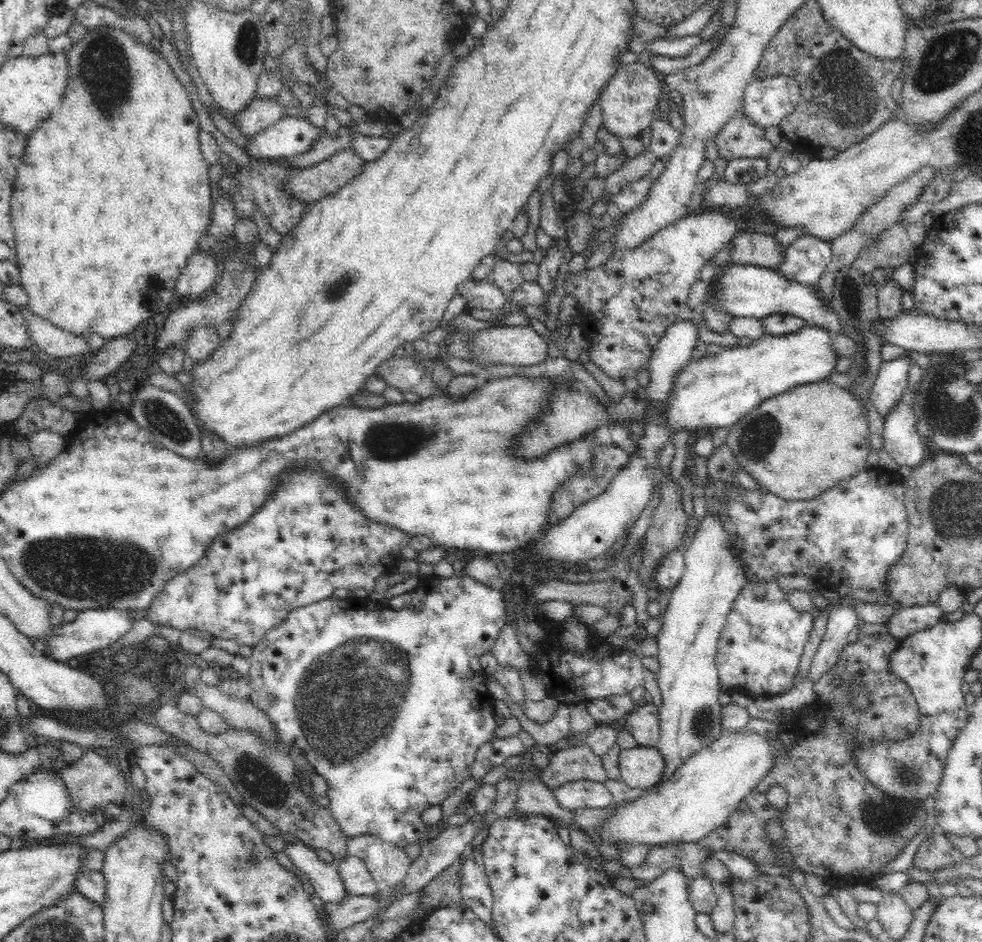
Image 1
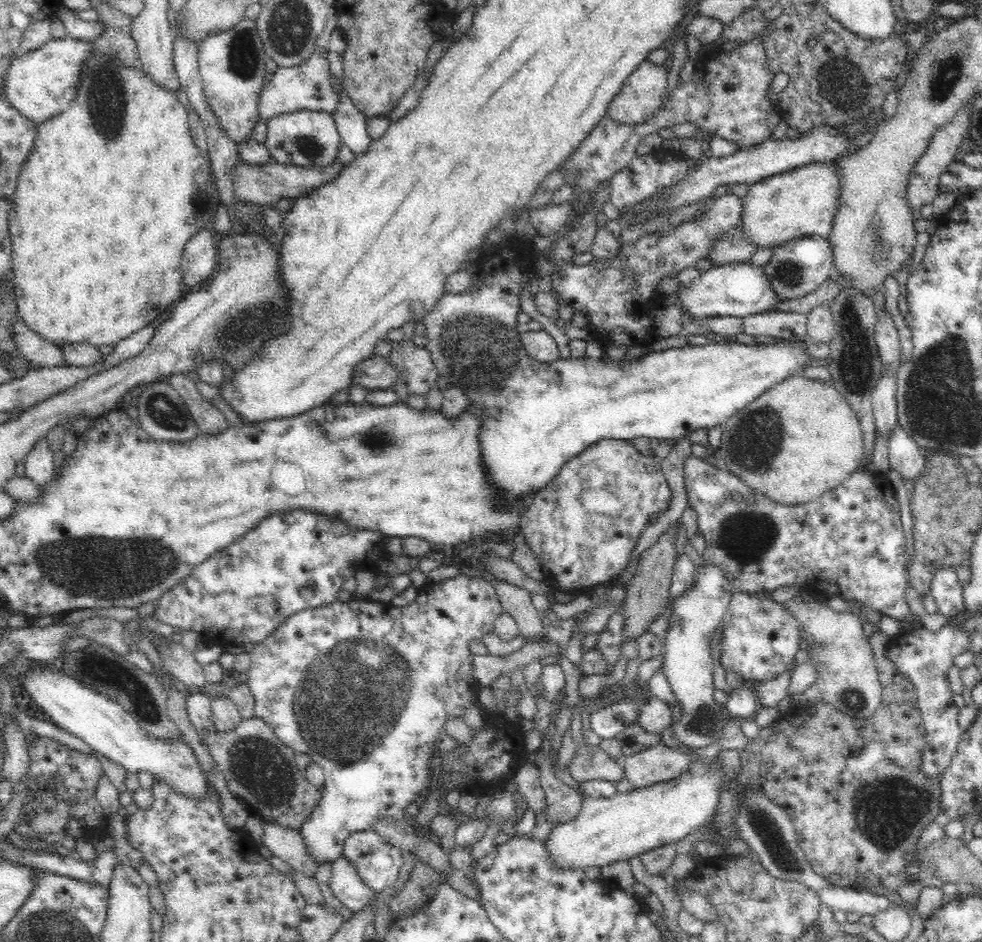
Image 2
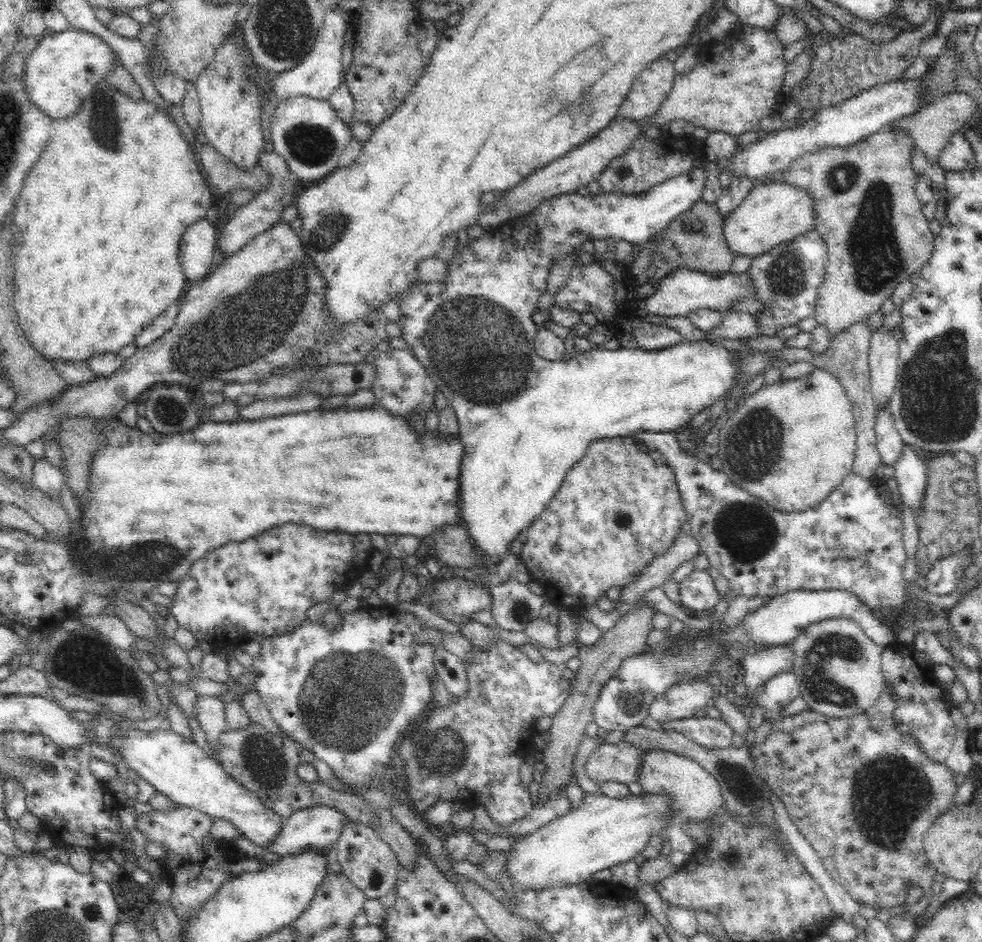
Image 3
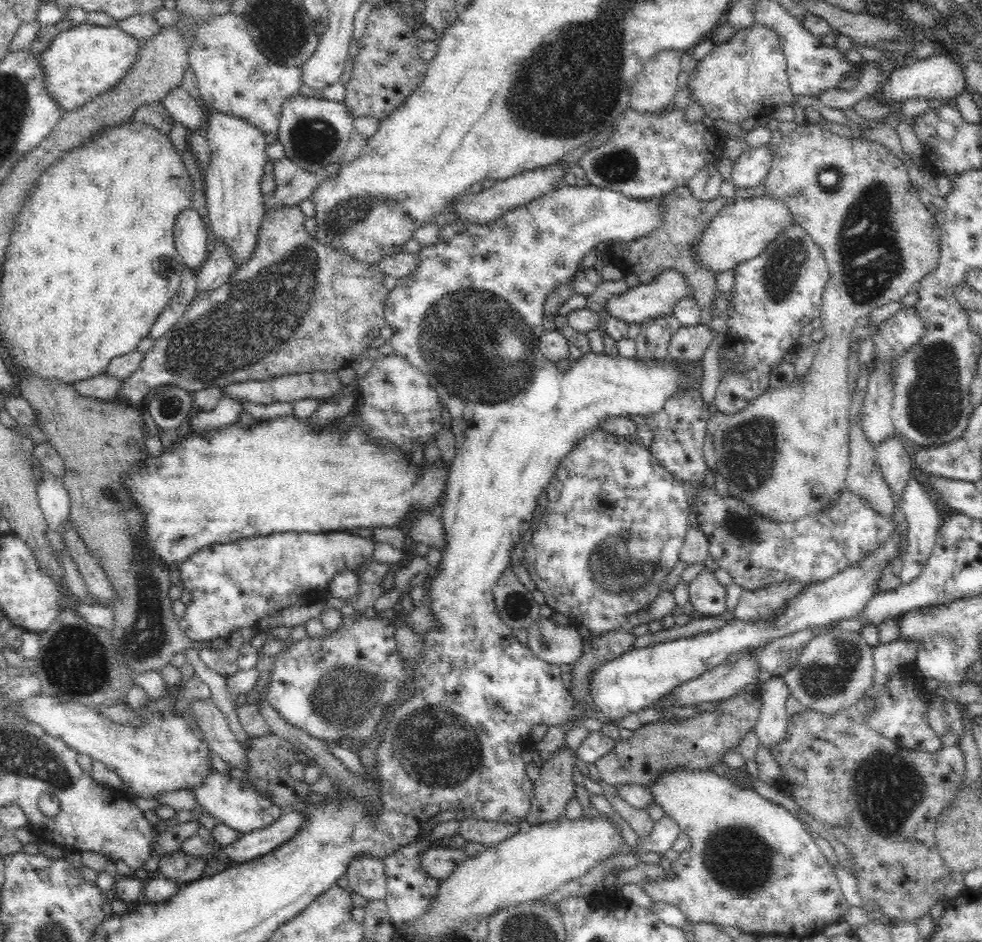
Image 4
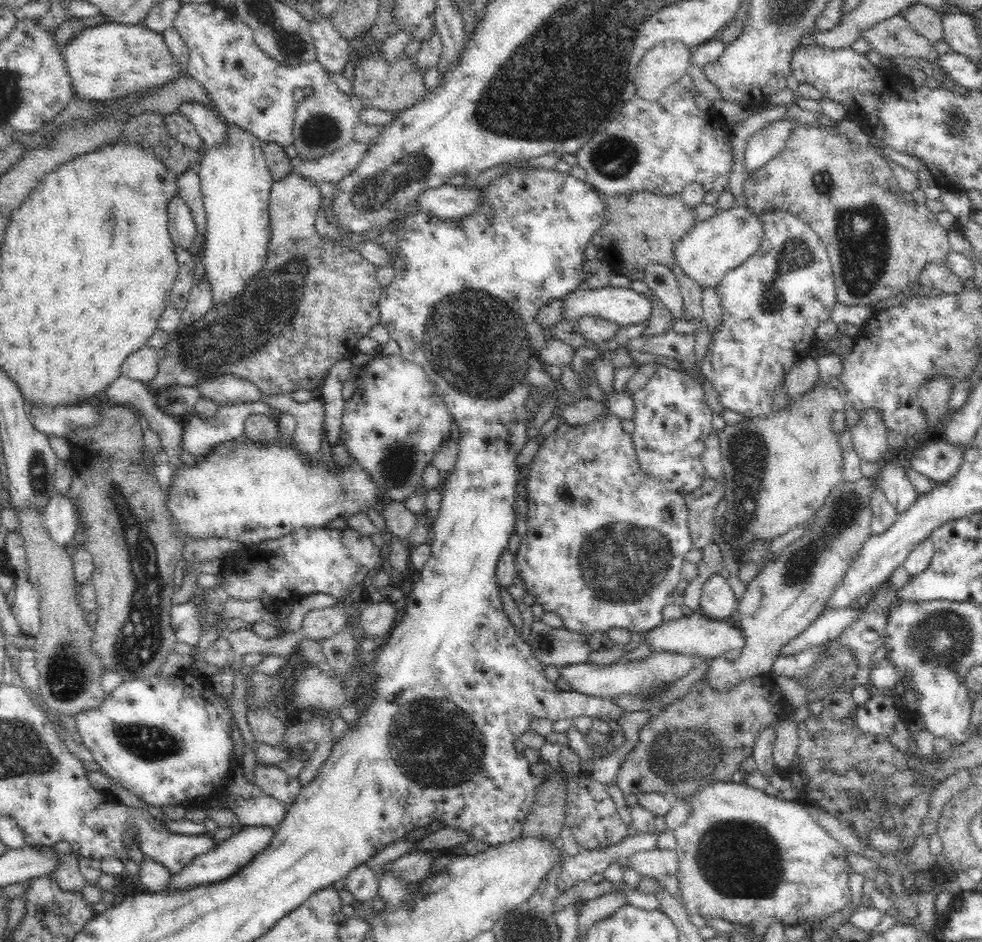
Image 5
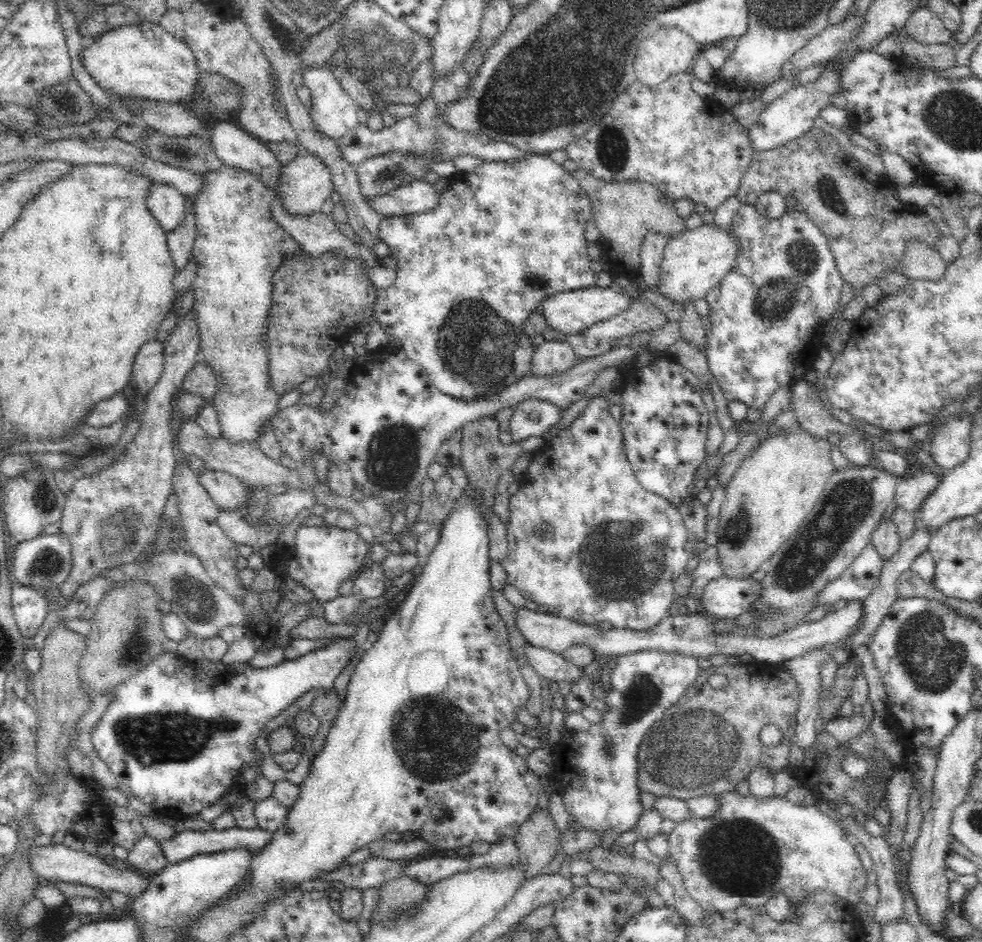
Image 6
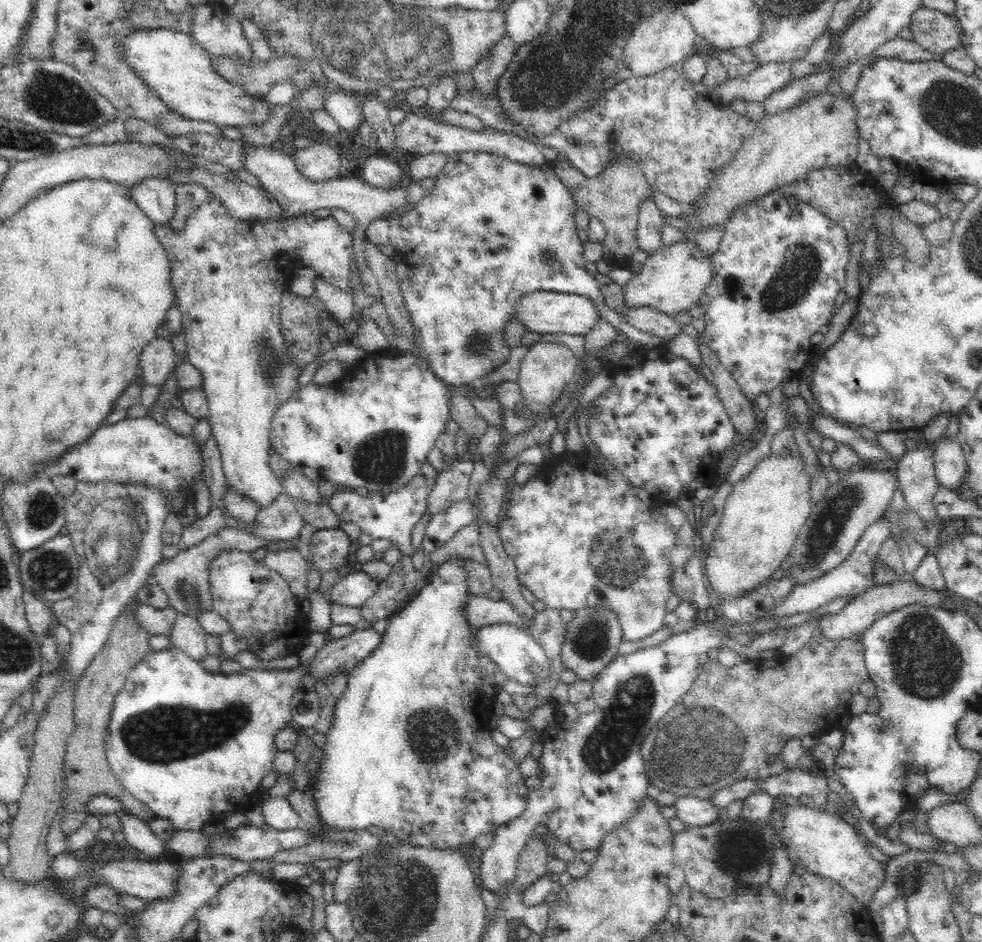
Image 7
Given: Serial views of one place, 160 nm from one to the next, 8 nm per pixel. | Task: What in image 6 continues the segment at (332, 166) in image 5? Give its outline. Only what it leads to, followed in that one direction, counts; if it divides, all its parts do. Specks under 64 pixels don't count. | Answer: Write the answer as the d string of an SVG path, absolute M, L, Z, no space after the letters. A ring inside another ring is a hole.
M430 96L424 97L424 102L421 102L413 116L398 120L392 128L383 127L378 132L372 132L366 126L356 126L342 140L337 141L340 155L353 166L358 166L362 162L379 155L401 154L402 152L415 154L433 152L434 157L440 159L440 161L454 160L459 154L473 154L485 161L495 162L512 161L527 156L528 152L524 152L516 146L509 146L506 142L493 142L490 138L485 138L484 134L463 134L453 130L436 117L437 105L434 103L435 100L432 100Z

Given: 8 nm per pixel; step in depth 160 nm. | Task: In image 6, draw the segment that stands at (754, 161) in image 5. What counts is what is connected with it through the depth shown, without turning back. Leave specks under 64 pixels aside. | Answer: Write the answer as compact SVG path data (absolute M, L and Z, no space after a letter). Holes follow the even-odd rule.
M828 67L814 83L804 86L797 84L782 98L774 100L772 104L765 106L759 120L749 129L749 140L754 152L776 150L780 146L786 146L788 142L800 138L808 133L813 127L819 111L829 107L831 97L838 92L840 86L840 75L832 67Z

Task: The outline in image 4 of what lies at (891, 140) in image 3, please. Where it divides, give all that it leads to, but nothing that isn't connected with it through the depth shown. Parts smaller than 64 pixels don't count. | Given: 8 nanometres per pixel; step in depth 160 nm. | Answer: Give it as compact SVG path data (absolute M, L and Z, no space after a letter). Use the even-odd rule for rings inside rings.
M806 122L800 128L796 128L794 132L790 132L787 136L782 137L782 143L775 154L769 174L761 184L761 186L764 186L763 194L779 198L782 202L785 202L788 210L791 211L794 222L801 225L801 228L812 237L823 251L829 268L828 282L824 284L820 300L819 316L820 329L824 332L825 337L815 345L814 362L805 376L796 378L790 386L782 386L780 388L769 387L760 396L750 400L740 412L726 415L723 423L713 433L713 441L715 442L715 453L717 454L717 466L719 466L720 472L727 482L729 494L734 498L747 502L748 507L752 507L764 518L771 518L778 522L794 522L806 514L812 514L816 510L824 509L828 506L834 494L837 494L842 488L847 488L845 480L849 467L849 432L851 427L849 412L853 395L853 392L850 392L848 387L848 354L850 354L848 348L850 348L850 342L852 341L853 330L867 319L874 308L880 308L886 302L899 301L908 294L909 290L916 287L920 282L920 278L936 268L938 256L940 256L941 228L926 209L926 205L922 204L918 196L919 190L914 188L912 184L912 178L916 173L913 173L910 168L905 166L904 160L876 141L842 138L842 136L836 136L836 134L826 132L826 130L822 130L818 126L811 126Z

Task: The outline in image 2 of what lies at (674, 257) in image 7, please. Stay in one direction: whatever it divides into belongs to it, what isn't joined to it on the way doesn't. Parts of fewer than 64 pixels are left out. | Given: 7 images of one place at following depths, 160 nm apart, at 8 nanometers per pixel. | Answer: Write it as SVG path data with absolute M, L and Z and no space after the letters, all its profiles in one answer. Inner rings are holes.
M834 162L806 164L754 183L743 199L740 228L758 247L778 247L800 237L829 239L839 209L841 183Z

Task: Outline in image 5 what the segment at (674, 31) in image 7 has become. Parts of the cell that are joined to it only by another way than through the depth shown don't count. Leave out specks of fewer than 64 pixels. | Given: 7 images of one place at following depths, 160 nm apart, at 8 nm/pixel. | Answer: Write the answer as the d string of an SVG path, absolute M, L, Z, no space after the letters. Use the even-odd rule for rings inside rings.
M666 41L647 50L637 66L635 96L646 102L664 97L665 90L684 76L691 62L691 48L680 41Z

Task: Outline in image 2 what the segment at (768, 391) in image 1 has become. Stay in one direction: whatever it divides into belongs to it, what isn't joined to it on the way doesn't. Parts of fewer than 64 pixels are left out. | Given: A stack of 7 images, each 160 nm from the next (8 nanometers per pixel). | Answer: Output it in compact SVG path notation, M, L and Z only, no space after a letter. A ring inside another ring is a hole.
M515 236L512 239L506 239L501 244L497 244L495 249L491 251L484 250L476 260L477 269L475 277L477 278L477 287L471 293L450 294L446 293L437 302L436 306L429 310L425 317L420 321L423 334L427 338L426 348L430 351L432 360L436 360L437 372L448 375L448 381L453 382L456 386L461 386L465 390L465 395L474 406L477 406L483 414L481 422L481 431L479 439L481 442L482 458L487 468L487 474L491 478L491 482L495 484L501 502L516 502L518 498L524 500L529 498L533 500L533 496L542 490L558 474L564 462L574 458L580 454L582 450L586 450L592 443L598 442L604 438L614 440L631 440L640 436L646 438L660 438L662 440L670 440L686 437L690 432L698 429L709 429L715 426L723 426L723 424L733 417L740 409L743 409L749 402L755 401L761 394L770 390L773 386L780 385L786 382L788 378L801 376L803 368L811 365L810 361L814 358L809 358L807 355L807 342L810 341L807 337L800 340L779 339L773 344L756 343L756 344L740 344L740 343L715 343L706 346L687 345L683 348L668 348L662 352L647 350L642 353L640 358L635 358L629 363L620 363L619 361L604 362L600 359L592 359L589 357L572 358L568 357L563 361L552 363L539 363L538 361L528 357L526 351L522 349L522 343L518 339L518 331L522 328L516 327L516 314L520 312L520 303L518 303L518 292L522 286L527 286L530 276L532 276L531 263L536 260L529 251L529 245L532 241L522 237Z

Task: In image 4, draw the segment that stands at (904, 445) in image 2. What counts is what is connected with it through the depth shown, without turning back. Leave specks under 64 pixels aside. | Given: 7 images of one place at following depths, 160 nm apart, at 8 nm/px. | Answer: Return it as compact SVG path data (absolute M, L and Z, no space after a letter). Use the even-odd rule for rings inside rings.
M910 473L910 478L904 486L904 492L901 496L901 507L908 523L908 548L904 554L904 565L899 575L901 585L908 585L912 580L918 578L927 565L928 558L930 558L932 548L936 542L938 534L938 511L936 511L935 504L930 499L930 494L926 491L924 485L921 484L920 479L914 474Z

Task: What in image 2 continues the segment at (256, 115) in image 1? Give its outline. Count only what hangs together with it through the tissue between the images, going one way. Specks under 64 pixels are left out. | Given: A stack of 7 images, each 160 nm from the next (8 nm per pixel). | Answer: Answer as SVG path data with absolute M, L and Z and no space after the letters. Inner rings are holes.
M314 51L307 61L298 66L278 67L272 75L272 80L264 84L258 99L259 121L268 121L270 117L292 114L298 110L326 112L333 116L338 108L339 97L334 94L328 75L326 53Z

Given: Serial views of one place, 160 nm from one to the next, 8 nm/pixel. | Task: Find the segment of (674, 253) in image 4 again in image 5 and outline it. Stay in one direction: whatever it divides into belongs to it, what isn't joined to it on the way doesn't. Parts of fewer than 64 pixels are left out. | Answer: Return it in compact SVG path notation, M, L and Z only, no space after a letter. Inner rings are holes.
M637 192L609 197L603 195L603 199L607 202L607 221L598 230L596 243L599 251L604 252L603 258L609 263L610 270L615 274L625 275L630 280L644 280L645 268L649 264L656 263L668 267L679 282L679 288L684 299L685 318L702 319L702 291L704 287L684 274L684 271L676 264L674 254L674 250L684 234L687 234L698 222L695 207L686 206L681 193L662 196L649 192Z

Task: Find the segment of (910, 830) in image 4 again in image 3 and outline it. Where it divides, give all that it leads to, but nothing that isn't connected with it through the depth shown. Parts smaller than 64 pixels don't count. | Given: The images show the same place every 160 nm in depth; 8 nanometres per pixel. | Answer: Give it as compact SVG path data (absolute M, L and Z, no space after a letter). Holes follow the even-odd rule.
M885 684L885 690L880 694L876 704L871 706L872 708L868 712L864 712L864 714L850 718L835 718L820 714L812 709L802 710L802 712L795 716L786 716L778 723L774 723L772 732L766 736L764 741L755 742L750 740L746 746L752 764L756 769L756 774L766 783L771 793L774 793L780 799L780 802L784 805L784 809L786 809L786 813L788 813L788 817L790 817L790 821L796 825L798 832L810 843L810 846L812 846L812 849L814 849L816 855L820 858L822 865L826 867L827 873L832 877L832 880L844 887L844 890L854 900L859 901L861 904L868 904L868 906L872 906L876 910L889 910L893 906L906 902L908 890L913 886L918 886L918 888L922 888L923 895L918 902L908 906L908 912L912 918L912 916L923 914L932 902L934 893L930 886L934 882L932 876L937 874L937 872L929 864L925 856L923 838L926 831L934 824L934 821L952 807L954 794L956 794L957 789L956 783L954 783L954 776L956 774L950 771L945 763L940 764L931 761L921 749L919 742L911 738L910 734L900 733L899 730L895 729L896 705L895 688L891 684Z

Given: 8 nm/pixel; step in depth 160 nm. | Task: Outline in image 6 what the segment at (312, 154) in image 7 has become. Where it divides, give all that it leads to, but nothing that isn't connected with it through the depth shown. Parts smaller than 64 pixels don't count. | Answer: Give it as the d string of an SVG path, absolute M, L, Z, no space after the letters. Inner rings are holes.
M298 155L286 166L281 168L281 178L278 179L278 186L274 188L275 198L278 198L280 205L295 217L296 215L311 215L320 211L320 207L328 198L334 188L328 168L315 155Z

